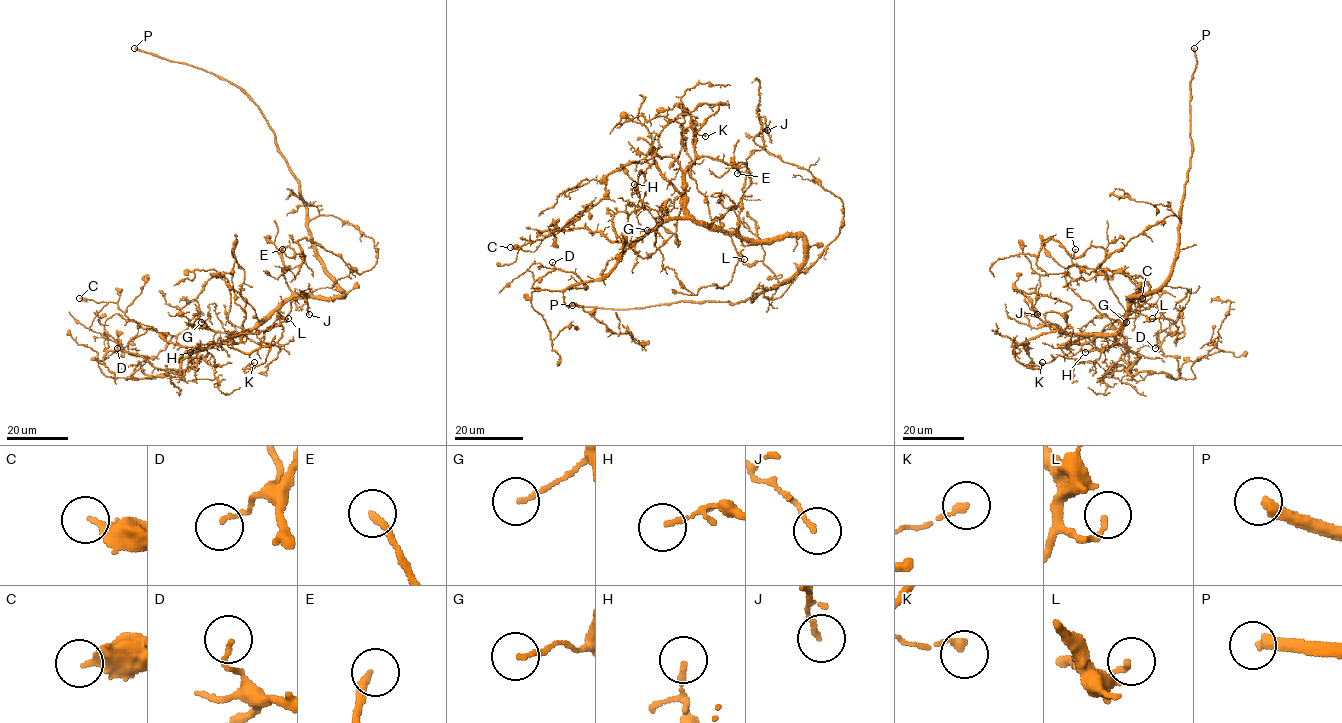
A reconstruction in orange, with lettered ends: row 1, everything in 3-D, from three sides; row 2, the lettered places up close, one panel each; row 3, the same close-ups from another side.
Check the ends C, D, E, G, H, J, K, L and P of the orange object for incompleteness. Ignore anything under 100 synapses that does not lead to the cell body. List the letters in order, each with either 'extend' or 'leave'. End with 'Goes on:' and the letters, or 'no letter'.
C: leave
D: leave
E: leave
G: leave
H: leave
J: leave
K: leave
L: leave
P: extend
Goes on: P

